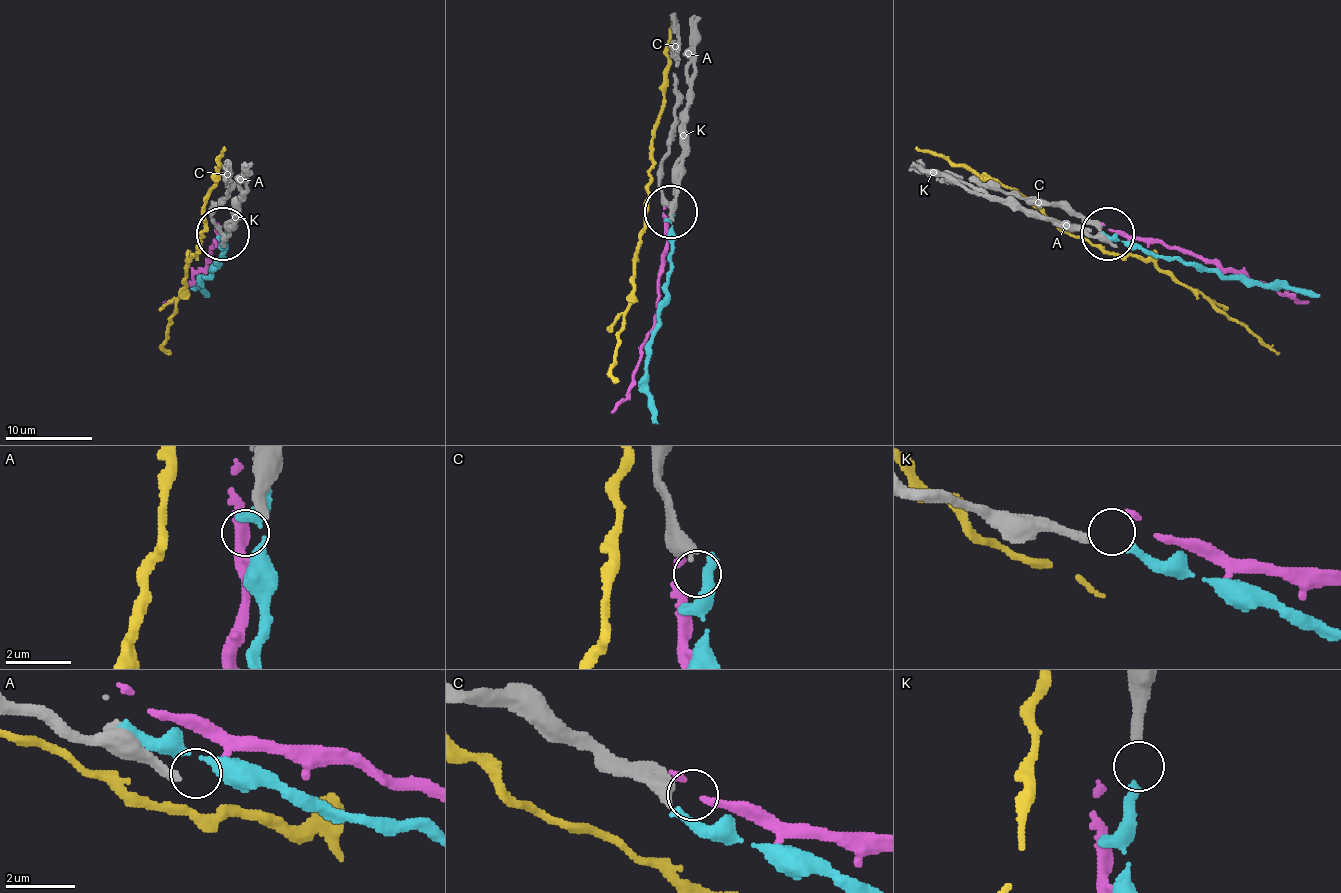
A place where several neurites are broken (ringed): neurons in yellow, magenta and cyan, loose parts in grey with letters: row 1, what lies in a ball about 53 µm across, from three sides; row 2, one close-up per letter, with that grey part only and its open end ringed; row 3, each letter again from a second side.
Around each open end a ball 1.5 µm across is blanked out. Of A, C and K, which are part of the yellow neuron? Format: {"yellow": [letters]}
{"yellow": []}

